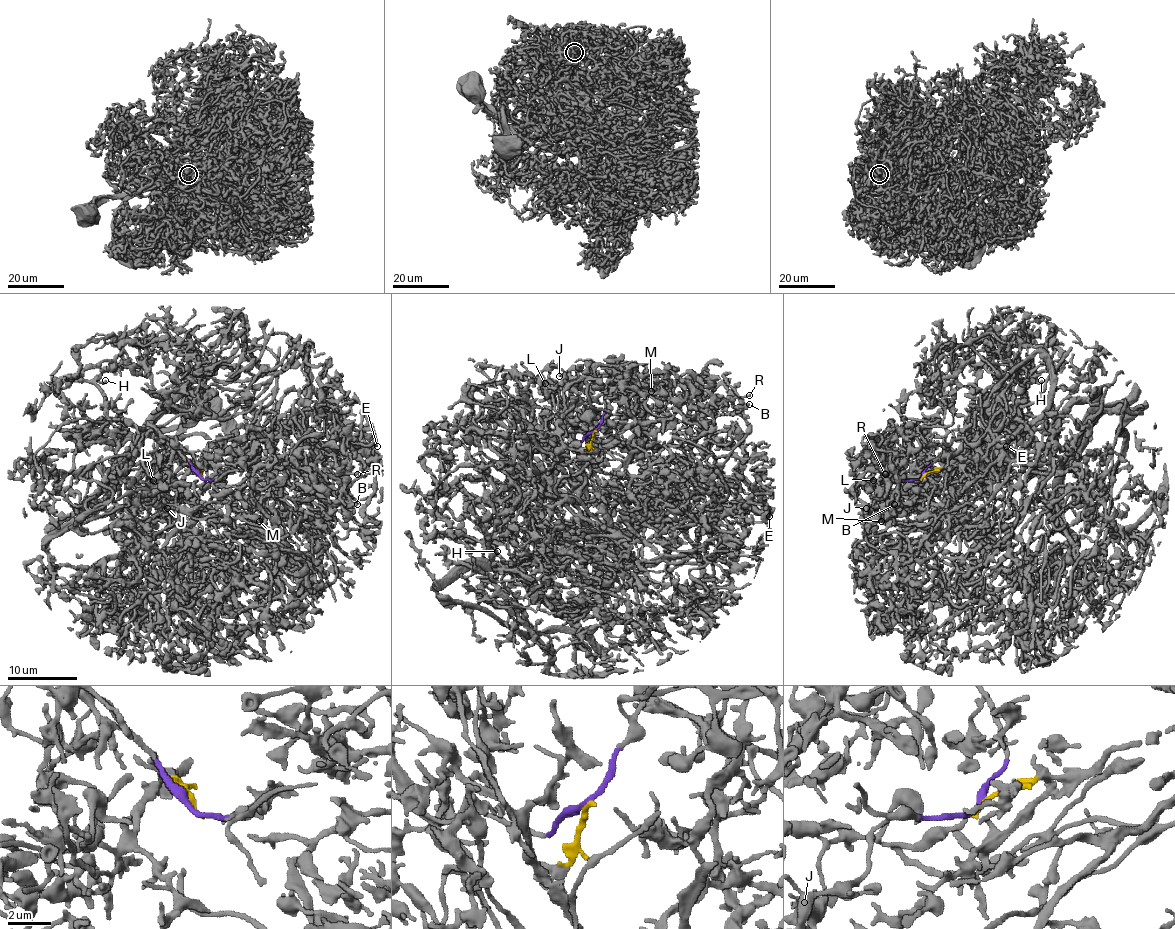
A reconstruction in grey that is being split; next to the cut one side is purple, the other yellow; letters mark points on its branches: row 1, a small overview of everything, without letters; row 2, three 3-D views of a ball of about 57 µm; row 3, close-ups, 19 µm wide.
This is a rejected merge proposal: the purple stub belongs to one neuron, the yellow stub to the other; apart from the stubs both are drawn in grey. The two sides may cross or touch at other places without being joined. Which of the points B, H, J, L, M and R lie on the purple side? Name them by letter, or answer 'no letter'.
J, L, M, R

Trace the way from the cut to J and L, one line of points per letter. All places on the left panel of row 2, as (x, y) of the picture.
J: (201, 478), (215, 481), (214, 488), (226, 504), (226, 512), (193, 518), (167, 507)
L: (201, 478), (215, 481), (214, 488), (226, 504), (226, 512), (193, 518), (177, 504), (175, 492), (153, 479)

